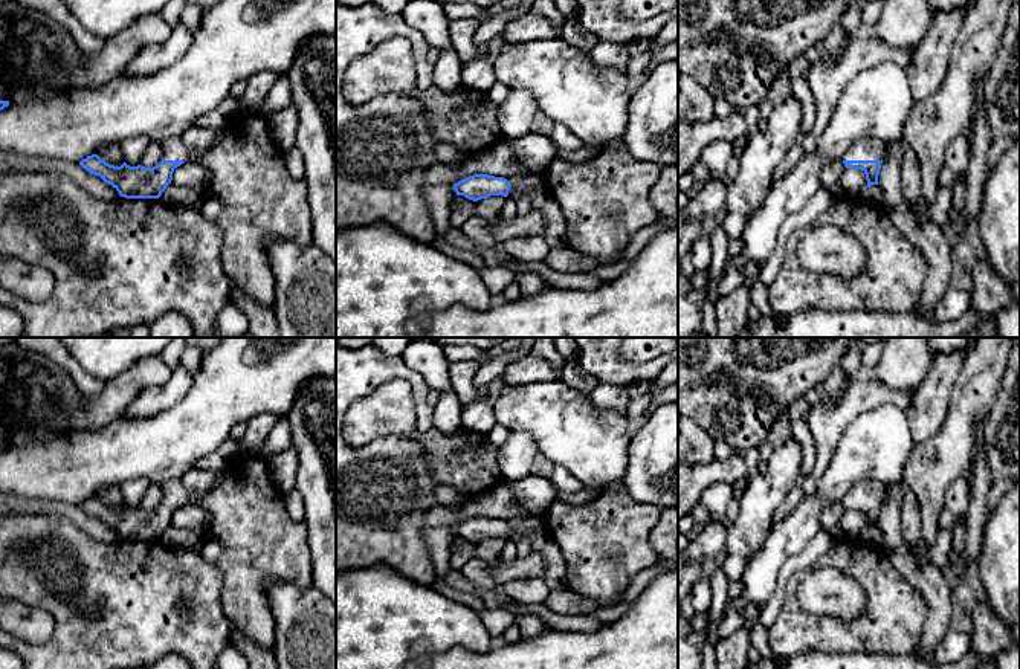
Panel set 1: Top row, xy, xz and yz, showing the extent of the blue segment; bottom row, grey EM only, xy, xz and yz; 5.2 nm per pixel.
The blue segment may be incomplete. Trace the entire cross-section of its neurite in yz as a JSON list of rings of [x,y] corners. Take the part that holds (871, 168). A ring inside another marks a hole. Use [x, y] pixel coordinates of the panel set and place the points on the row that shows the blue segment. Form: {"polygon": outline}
{"polygon": [[[867,139],[852,145],[841,157],[846,168],[861,170],[866,174],[867,188],[878,185],[883,163],[884,142]]]}

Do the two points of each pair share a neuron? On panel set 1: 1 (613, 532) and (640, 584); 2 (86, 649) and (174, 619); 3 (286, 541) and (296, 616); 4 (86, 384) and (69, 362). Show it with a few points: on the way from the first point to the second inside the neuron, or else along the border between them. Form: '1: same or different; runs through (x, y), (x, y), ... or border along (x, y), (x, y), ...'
1: different; border along (658, 561), (645, 568), (614, 602)
2: same; runs through (107, 642), (124, 636), (138, 623), (153, 623)
3: different; border along (312, 585), (271, 581), (266, 587), (271, 613)
4: same; runs through (83, 379), (72, 367)

